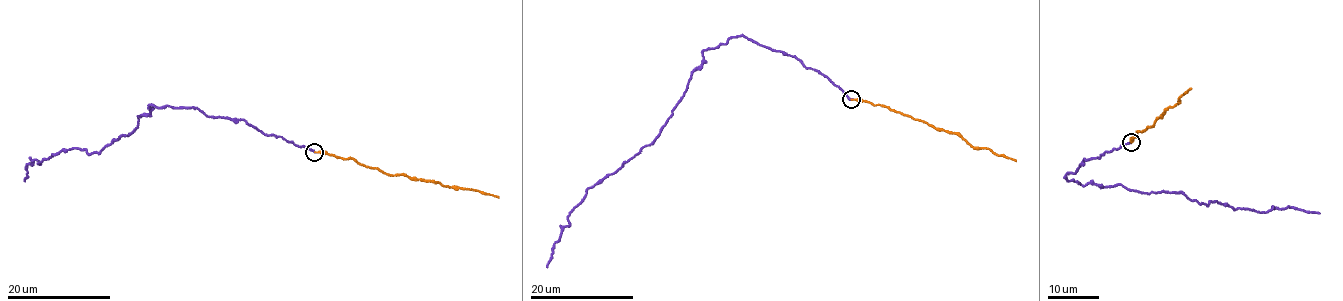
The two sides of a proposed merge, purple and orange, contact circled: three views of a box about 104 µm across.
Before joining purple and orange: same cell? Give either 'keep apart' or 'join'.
join

